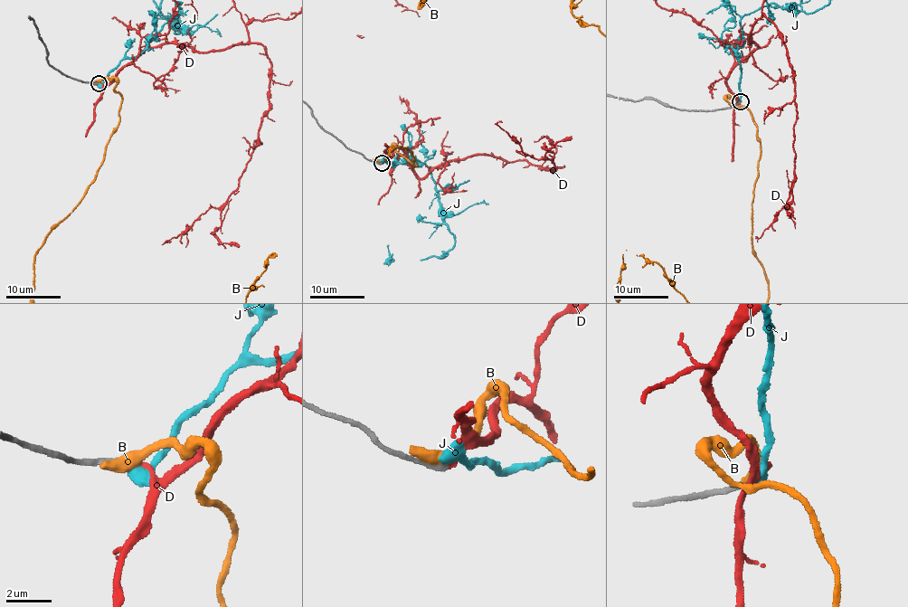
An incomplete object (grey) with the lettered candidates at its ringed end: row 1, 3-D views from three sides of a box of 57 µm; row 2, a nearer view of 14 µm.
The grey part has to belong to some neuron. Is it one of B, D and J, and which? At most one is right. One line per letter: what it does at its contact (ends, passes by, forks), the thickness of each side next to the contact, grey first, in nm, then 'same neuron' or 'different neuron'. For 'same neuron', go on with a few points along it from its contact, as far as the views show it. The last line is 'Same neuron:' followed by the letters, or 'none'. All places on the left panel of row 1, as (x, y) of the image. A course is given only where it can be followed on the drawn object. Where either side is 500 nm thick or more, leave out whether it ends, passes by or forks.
B: calibres 320 and 700 nm; different neuron
D: it ends; calibres 260 and 240 nm; same neuron; course (99, 82), (108, 84), (162, 44), (207, 52), (263, 47), (271, 66), (268, 110), (238, 188), (172, 241)
J: it passes by; calibres 240 and 400 nm; different neuron
Same neuron: D

